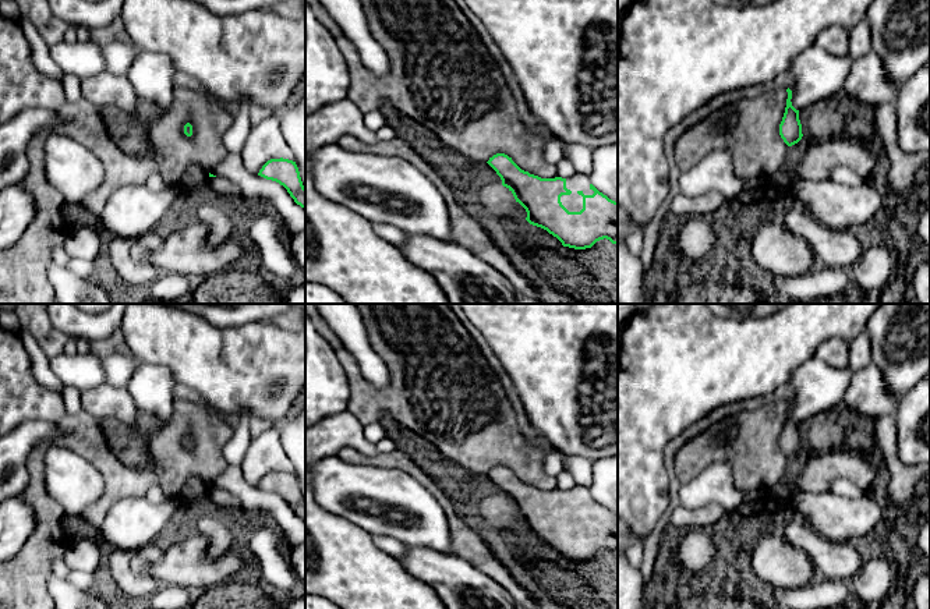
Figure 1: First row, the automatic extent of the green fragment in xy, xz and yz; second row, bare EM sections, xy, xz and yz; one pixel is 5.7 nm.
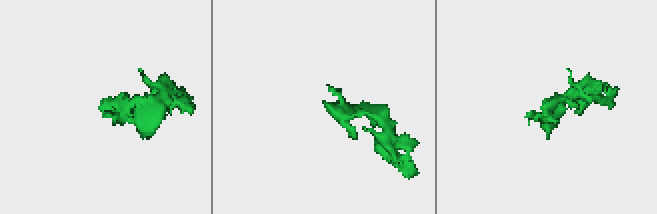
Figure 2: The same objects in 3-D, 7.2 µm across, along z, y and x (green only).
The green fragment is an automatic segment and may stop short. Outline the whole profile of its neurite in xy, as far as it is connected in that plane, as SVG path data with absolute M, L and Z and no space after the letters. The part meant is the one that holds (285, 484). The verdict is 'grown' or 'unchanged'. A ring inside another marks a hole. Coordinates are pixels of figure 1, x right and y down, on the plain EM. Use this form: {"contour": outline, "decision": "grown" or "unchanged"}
{"contour": "M283 470L270 471L262 478L258 488L283 498L294 514L305 521L305 499L296 474Z", "decision": "unchanged"}

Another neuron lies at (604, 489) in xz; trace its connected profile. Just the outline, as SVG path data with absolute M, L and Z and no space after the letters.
M618 456L593 463L591 496L609 511L618 514Z

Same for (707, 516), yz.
M715 503L697 509L686 509L679 506L671 514L671 524L679 530L692 530L697 527L712 530L722 514L724 510Z

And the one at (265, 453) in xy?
M272 425L251 439L241 463L241 470L245 481L252 486L258 486L262 478L270 471L283 470L296 474L282 446L279 426Z

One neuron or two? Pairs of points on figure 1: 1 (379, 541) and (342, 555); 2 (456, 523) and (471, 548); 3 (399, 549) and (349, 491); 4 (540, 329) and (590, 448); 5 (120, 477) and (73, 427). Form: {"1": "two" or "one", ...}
{"1": "two", "2": "one", "3": "two", "4": "one", "5": "one"}

